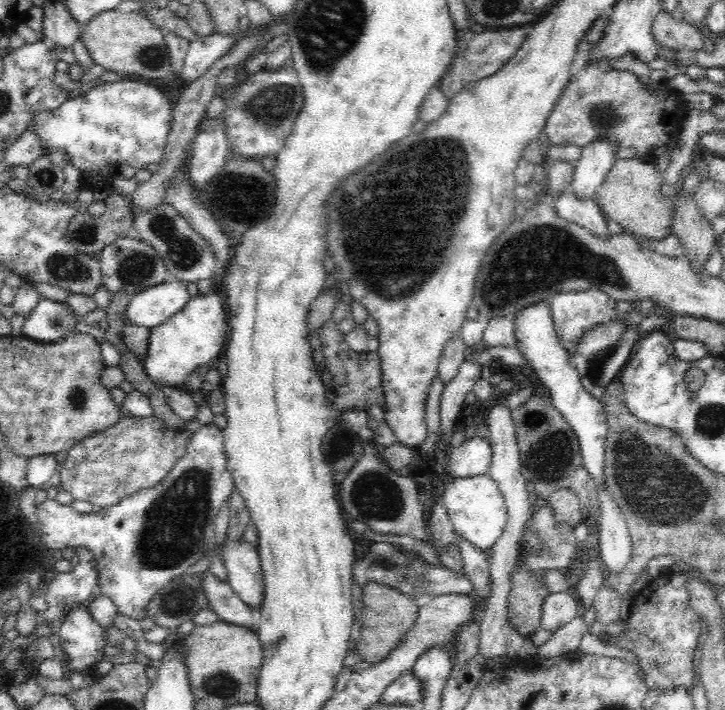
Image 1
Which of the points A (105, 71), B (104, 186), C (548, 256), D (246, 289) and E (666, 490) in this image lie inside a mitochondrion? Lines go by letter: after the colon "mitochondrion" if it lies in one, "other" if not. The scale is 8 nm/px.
A: other
B: other
C: mitochondrion
D: other
E: mitochondrion

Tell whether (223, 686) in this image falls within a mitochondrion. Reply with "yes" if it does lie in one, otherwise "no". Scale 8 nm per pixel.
yes

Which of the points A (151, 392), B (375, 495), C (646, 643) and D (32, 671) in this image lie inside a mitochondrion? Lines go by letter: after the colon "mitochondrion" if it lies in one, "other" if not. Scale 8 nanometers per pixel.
A: other
B: mitochondrion
C: other
D: other

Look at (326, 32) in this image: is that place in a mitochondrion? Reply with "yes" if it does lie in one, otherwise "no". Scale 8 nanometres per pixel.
yes

